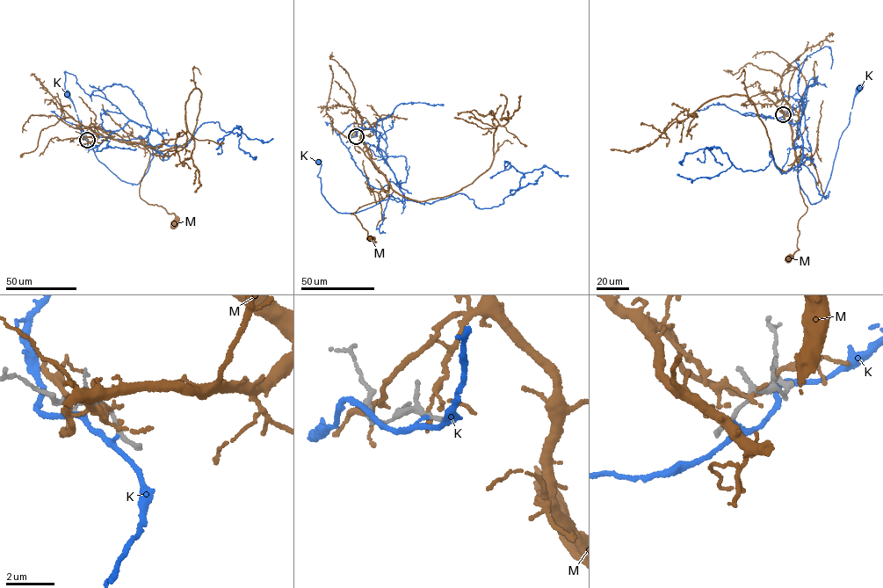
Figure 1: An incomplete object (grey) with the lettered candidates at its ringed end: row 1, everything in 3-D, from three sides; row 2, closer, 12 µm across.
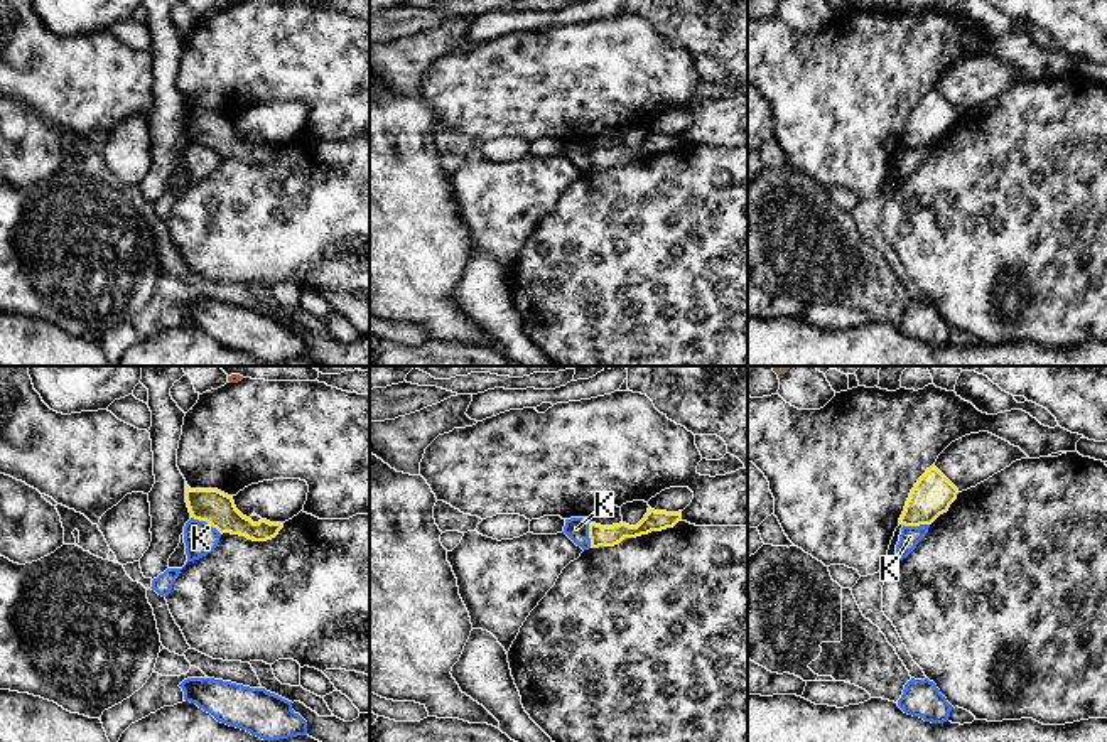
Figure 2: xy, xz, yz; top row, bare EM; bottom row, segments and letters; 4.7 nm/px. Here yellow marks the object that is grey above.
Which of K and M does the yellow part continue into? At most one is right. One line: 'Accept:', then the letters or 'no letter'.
Accept: no letter

